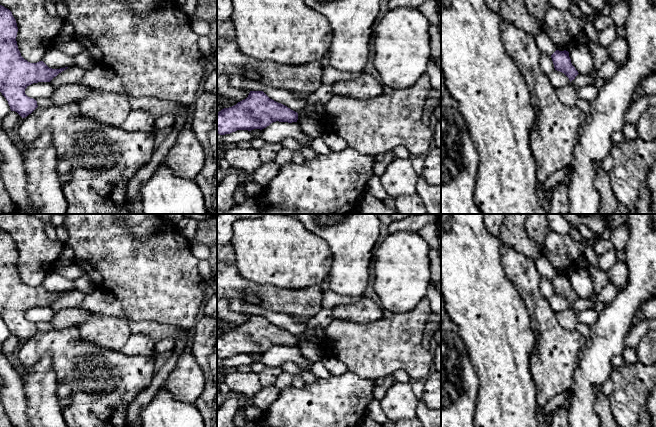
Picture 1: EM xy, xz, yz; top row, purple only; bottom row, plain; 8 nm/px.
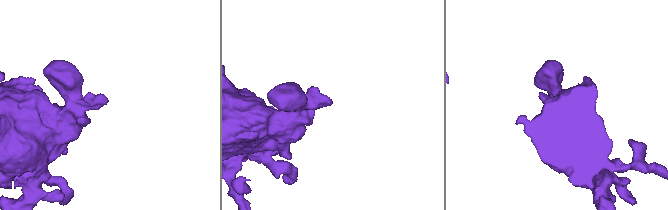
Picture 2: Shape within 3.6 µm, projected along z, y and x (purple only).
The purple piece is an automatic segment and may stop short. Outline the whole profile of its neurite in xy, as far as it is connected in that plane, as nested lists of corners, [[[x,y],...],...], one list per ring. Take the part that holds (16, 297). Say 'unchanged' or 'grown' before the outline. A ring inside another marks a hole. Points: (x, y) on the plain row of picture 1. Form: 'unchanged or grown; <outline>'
unchanged; [[[0,229],[0,316],[8,325],[11,335],[25,342],[38,331],[37,325],[25,318],[25,313],[33,307],[50,306],[68,291],[52,293],[43,285],[30,287],[25,284],[18,273],[17,256],[18,251],[12,236]]]

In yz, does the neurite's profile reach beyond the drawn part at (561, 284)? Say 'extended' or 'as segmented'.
as segmented

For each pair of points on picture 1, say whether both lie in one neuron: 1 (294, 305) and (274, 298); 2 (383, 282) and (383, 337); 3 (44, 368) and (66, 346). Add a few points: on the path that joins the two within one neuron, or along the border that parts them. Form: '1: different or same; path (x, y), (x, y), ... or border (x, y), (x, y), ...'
1: same; path (289, 301), (279, 300)
2: different; border (414, 306), (404, 312), (392, 313)
3: different; border (51, 356), (45, 354), (29, 368)

